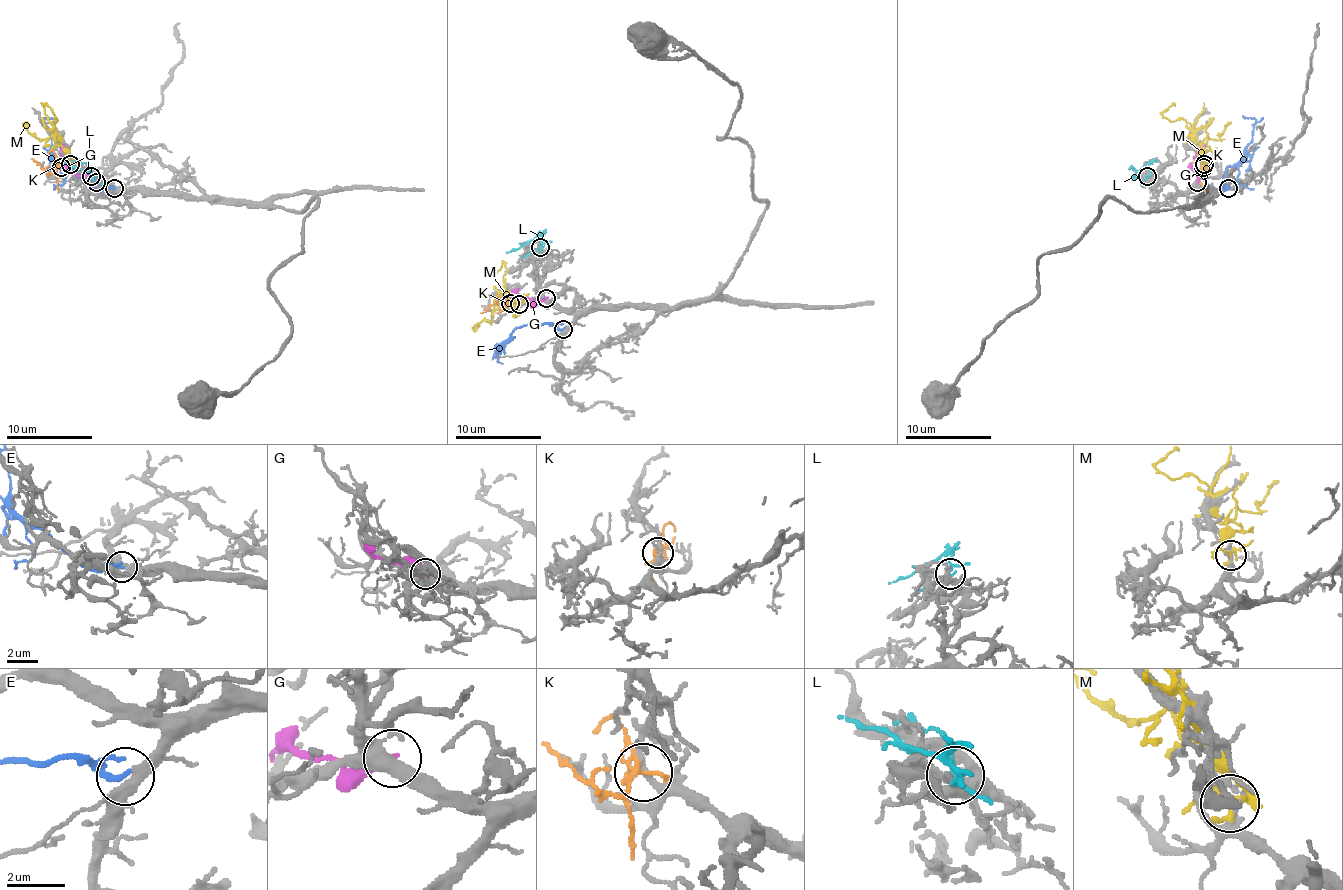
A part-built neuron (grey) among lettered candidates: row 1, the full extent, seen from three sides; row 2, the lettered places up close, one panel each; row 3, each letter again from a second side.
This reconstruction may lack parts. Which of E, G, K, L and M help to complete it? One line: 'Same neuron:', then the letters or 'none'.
Same neuron: E

